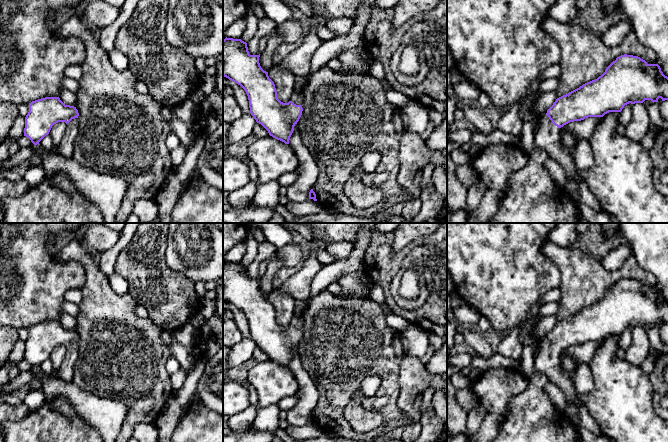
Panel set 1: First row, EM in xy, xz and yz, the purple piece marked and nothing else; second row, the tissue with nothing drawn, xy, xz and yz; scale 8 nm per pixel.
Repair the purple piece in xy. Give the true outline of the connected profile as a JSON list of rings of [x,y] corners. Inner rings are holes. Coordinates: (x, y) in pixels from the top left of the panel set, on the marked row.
[[[45,97],[29,103],[29,112],[25,117],[24,136],[34,145],[49,134],[52,126],[65,122],[67,130],[58,146],[58,152],[65,158],[73,157],[73,144],[78,135],[78,110],[65,105],[59,97]]]

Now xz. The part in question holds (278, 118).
[[[225,38],[223,40],[223,76],[240,85],[249,100],[250,113],[273,138],[289,144],[294,126],[302,115],[303,89],[295,91],[288,103],[277,98],[274,82],[269,78],[259,63],[259,55],[250,55],[247,43],[241,39]]]

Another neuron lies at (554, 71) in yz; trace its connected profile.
[[[554,64],[544,70],[540,75],[540,80],[544,81],[550,78],[559,78],[561,75],[561,67],[559,64]]]

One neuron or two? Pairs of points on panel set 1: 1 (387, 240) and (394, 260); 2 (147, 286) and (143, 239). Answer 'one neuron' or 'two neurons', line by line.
1: one neuron
2: one neuron

